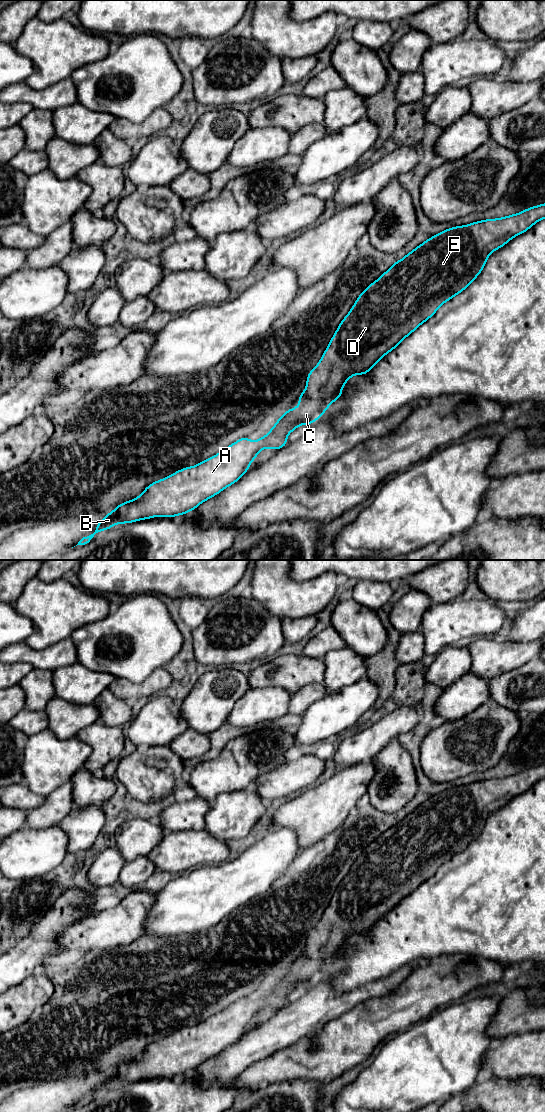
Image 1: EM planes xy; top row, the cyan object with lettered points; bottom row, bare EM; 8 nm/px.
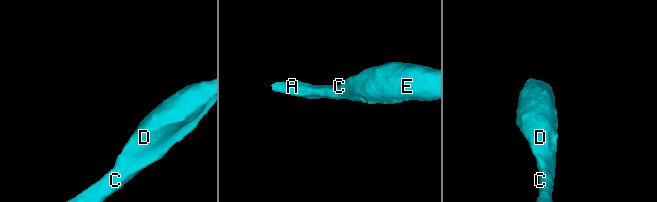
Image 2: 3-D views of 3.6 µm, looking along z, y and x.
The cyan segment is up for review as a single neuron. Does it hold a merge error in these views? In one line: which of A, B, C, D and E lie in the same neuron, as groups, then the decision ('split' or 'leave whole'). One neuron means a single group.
A B C D E | leave whole

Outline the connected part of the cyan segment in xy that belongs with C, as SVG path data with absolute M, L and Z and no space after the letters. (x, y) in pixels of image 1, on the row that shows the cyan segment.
M545 203L502 218L450 227L416 246L358 296L340 322L320 361L309 371L306 388L296 398L299 405L287 409L265 436L253 442L248 436L242 437L207 460L149 484L137 498L122 502L107 513L98 521L96 529L77 545L89 543L100 531L109 530L116 524L187 514L235 484L248 472L261 450L279 450L288 445L287 436L296 428L315 423L334 401L341 398L342 389L352 376L366 375L385 355L434 316L441 305L464 291L482 272L492 252L544 218Z

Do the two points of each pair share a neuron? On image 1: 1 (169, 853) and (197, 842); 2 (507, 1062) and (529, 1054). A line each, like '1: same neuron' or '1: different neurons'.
1: same neuron
2: same neuron

